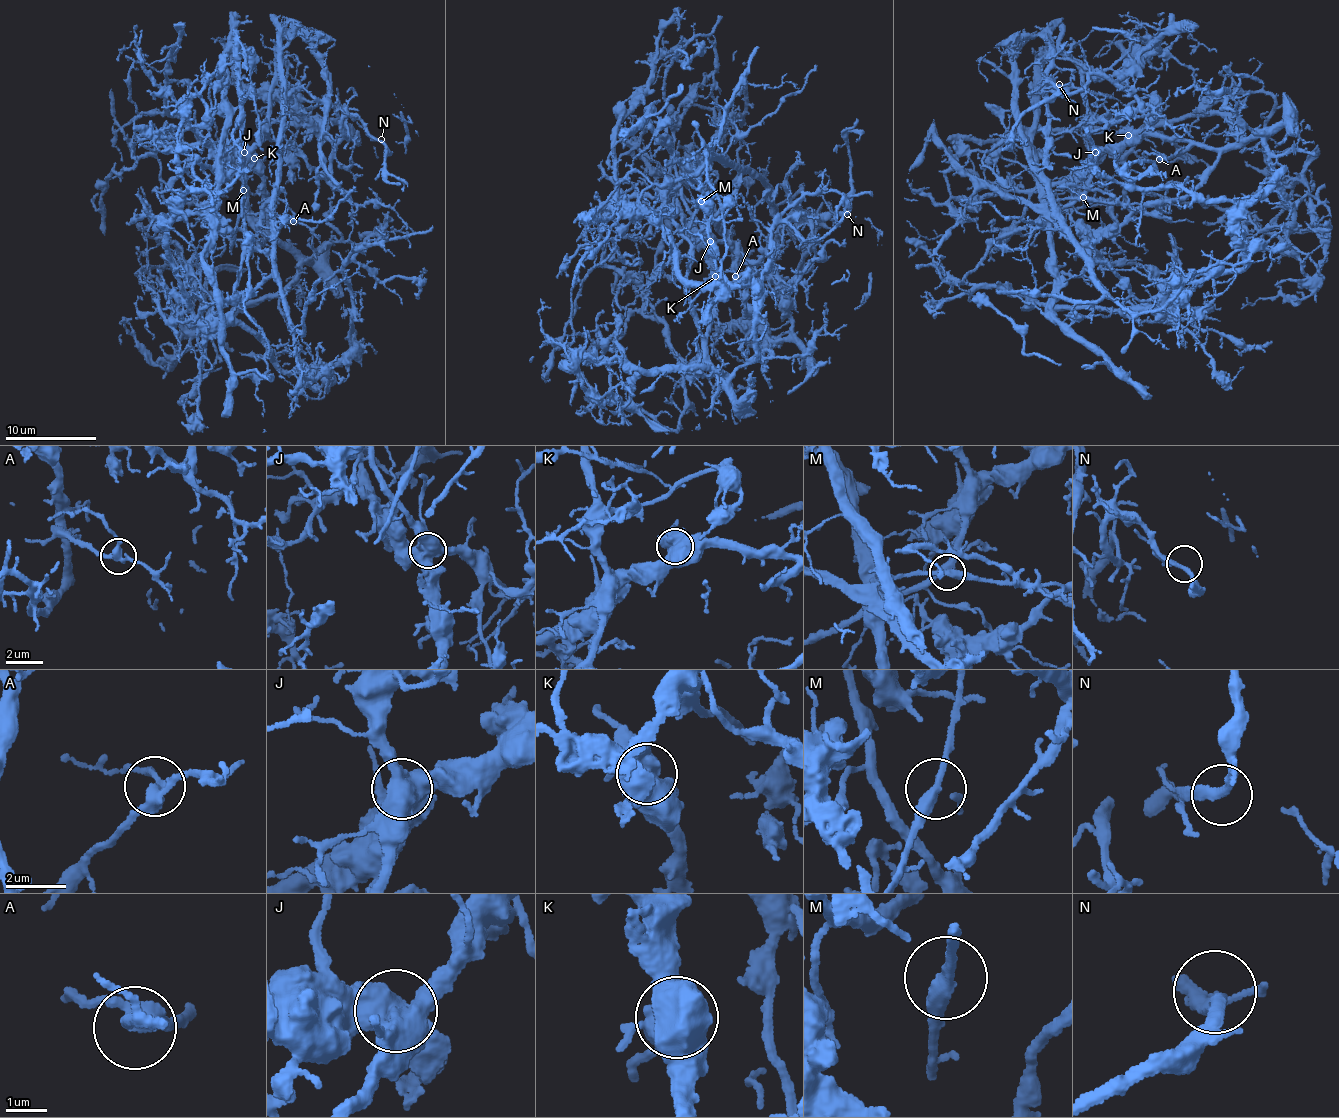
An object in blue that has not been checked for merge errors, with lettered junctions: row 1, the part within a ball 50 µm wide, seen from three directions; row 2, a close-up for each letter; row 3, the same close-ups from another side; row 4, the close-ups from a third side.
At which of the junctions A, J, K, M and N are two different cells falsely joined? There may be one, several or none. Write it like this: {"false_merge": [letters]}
{"false_merge": ["J", "M"]}

